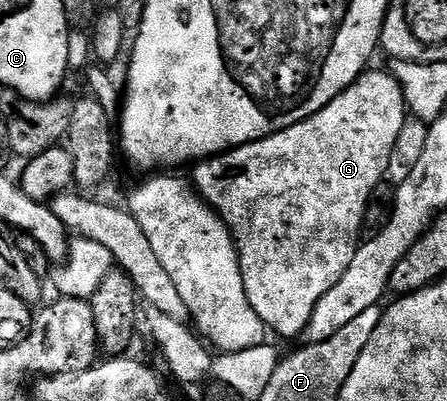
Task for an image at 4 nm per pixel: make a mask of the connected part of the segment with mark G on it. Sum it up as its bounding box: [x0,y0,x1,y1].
[192,70,408,338]

